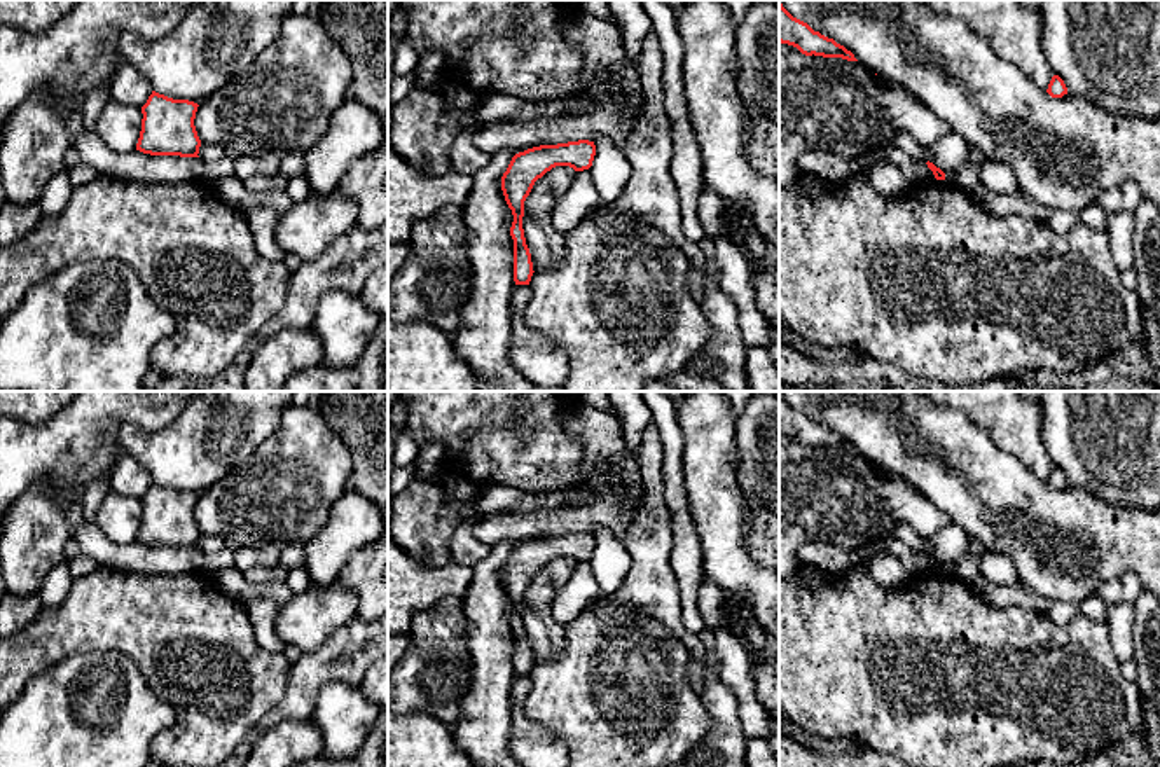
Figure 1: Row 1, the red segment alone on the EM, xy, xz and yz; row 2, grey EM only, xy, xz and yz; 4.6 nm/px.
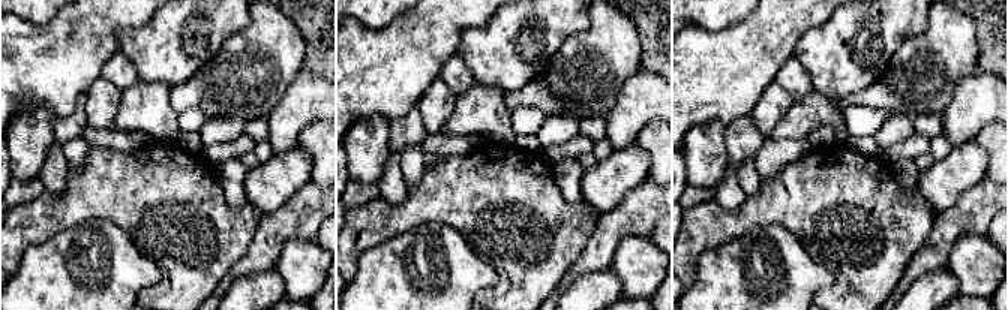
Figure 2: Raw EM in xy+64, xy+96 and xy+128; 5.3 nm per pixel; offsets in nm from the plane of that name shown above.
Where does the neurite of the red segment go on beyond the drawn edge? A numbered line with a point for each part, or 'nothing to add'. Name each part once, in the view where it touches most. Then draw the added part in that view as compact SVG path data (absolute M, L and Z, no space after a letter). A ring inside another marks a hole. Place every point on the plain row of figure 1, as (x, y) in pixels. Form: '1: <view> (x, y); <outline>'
nothing to add

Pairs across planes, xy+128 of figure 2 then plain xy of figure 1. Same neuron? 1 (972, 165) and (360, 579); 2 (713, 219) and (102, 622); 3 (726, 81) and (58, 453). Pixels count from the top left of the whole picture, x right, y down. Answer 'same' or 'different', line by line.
1: different
2: same
3: same

